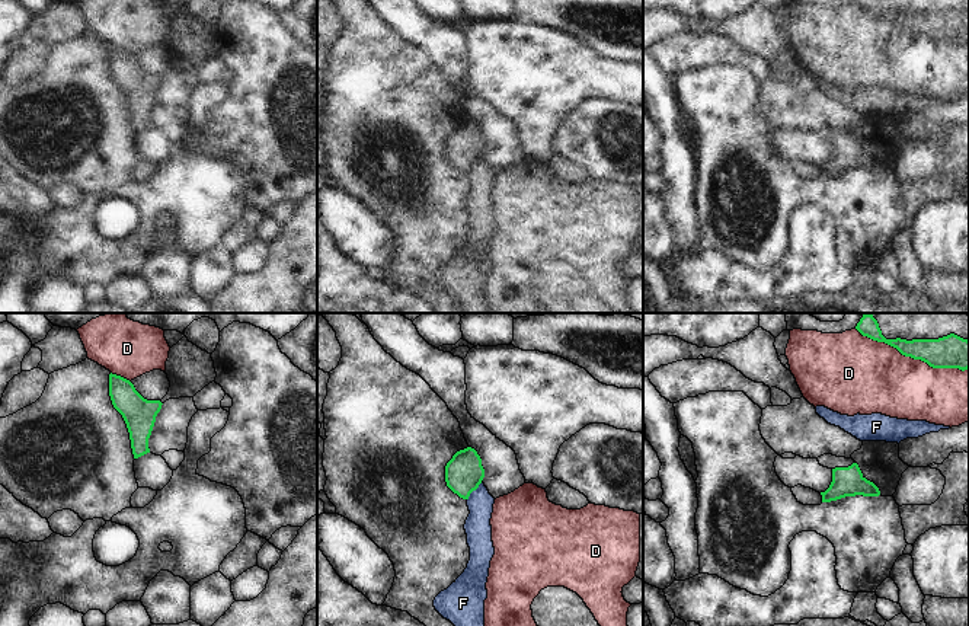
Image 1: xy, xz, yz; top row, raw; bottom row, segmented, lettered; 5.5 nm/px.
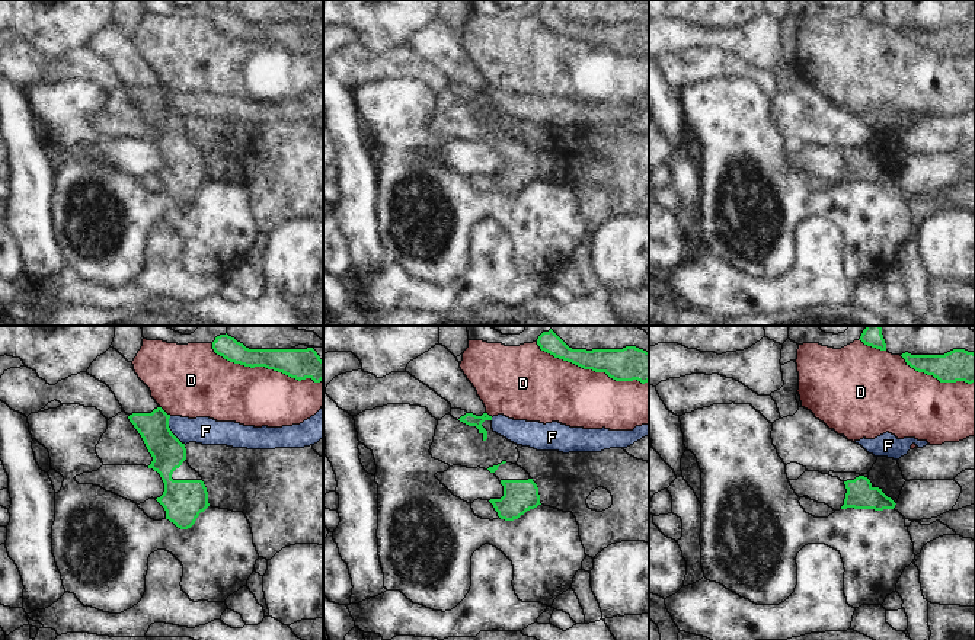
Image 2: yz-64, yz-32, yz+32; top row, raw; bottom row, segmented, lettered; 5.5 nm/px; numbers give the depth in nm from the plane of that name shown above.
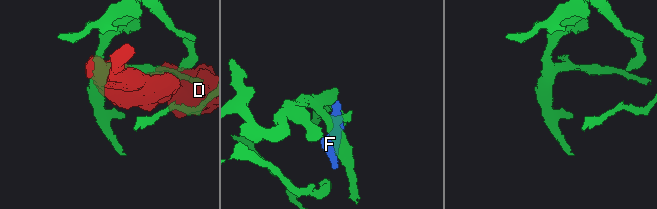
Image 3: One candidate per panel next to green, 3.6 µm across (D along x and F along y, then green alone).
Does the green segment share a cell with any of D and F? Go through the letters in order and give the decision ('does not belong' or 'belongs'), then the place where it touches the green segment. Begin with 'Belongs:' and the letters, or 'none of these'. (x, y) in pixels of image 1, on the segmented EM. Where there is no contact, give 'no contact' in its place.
Belongs: none of these
D: does not belong | yz (912, 357)
F: does not belong | xz (473, 489)

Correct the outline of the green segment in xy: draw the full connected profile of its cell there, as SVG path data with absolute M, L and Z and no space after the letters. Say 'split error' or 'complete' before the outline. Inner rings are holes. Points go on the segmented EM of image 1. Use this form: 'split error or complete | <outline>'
complete | M112 373L109 374L109 396L127 424L134 459L150 453L148 438L163 403L144 399L129 380Z

